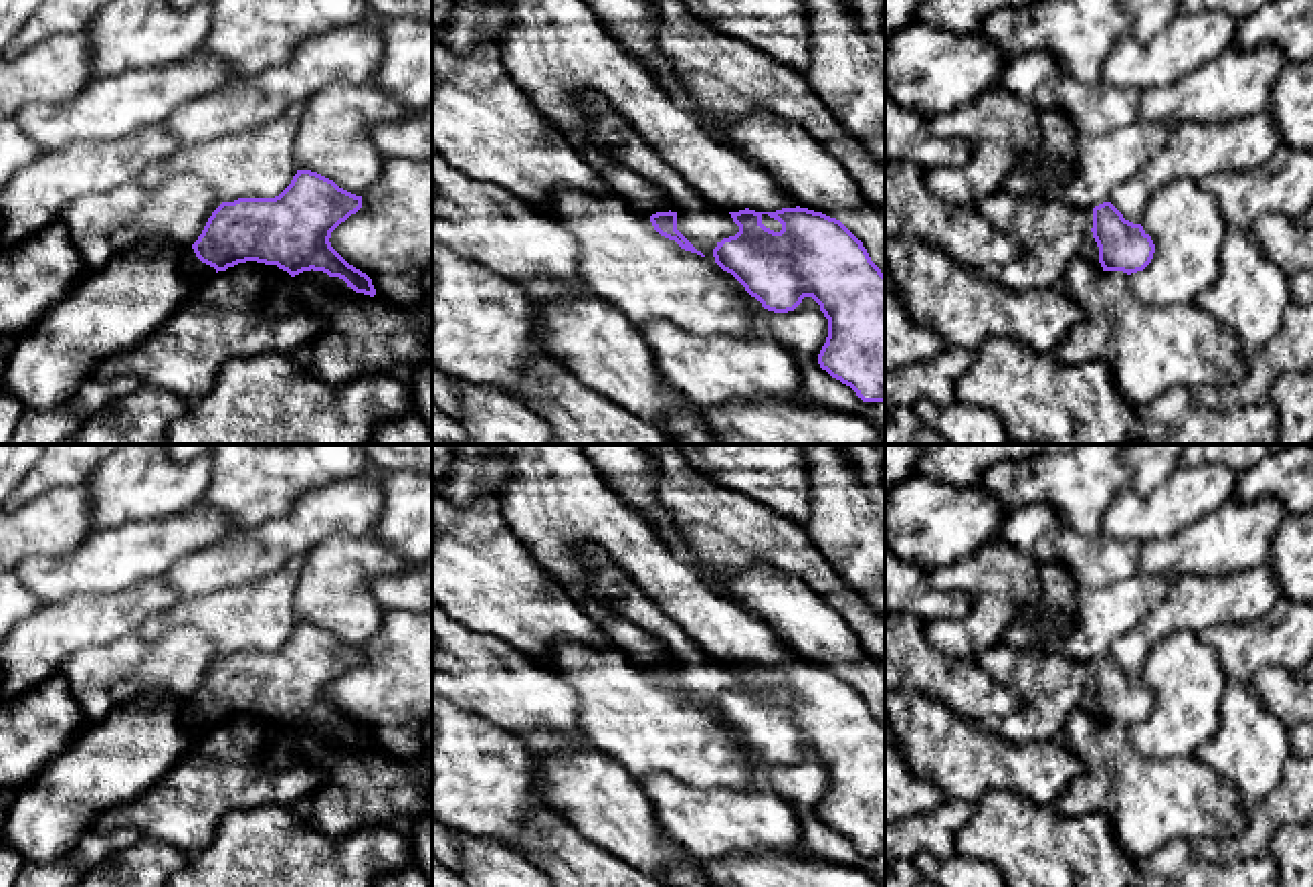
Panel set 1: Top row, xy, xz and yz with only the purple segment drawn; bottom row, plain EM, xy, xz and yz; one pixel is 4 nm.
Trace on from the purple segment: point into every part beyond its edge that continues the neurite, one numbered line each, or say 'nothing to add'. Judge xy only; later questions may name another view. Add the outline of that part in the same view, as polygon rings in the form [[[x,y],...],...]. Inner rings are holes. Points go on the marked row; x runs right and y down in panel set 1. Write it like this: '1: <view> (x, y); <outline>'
nothing to add

